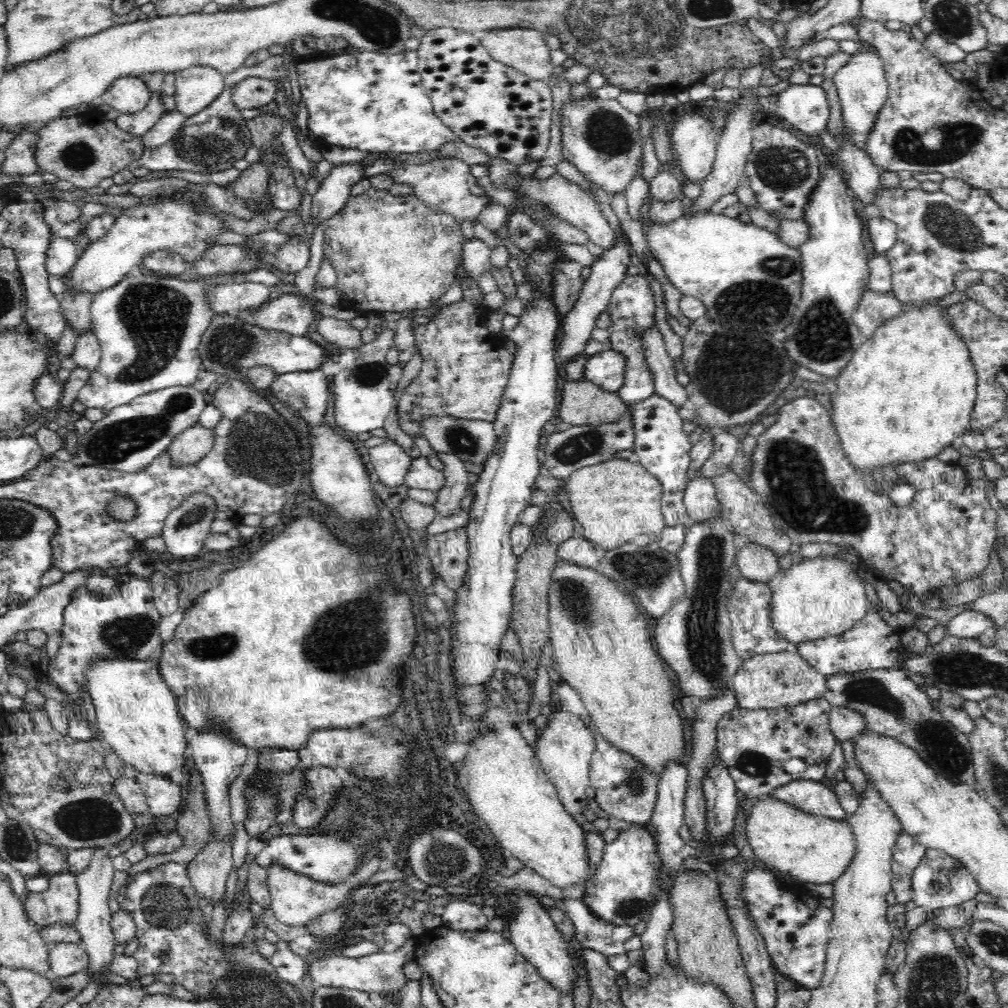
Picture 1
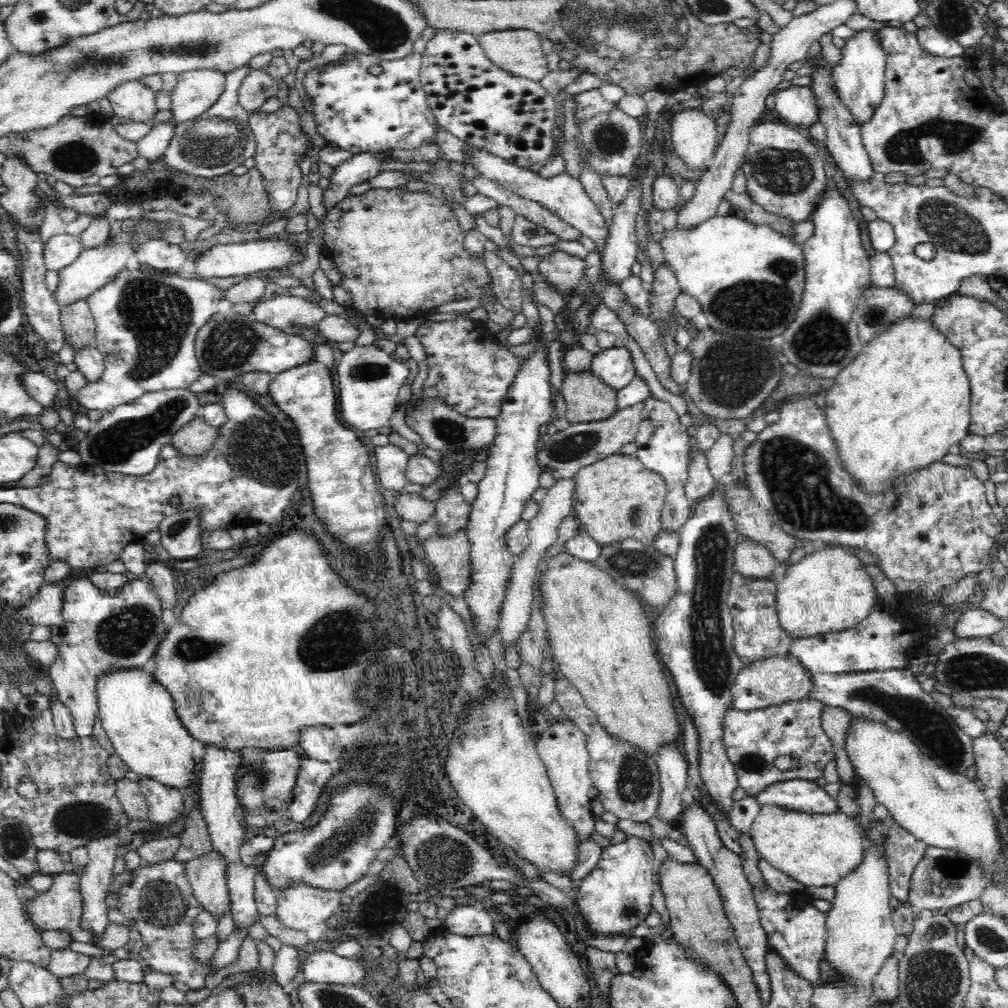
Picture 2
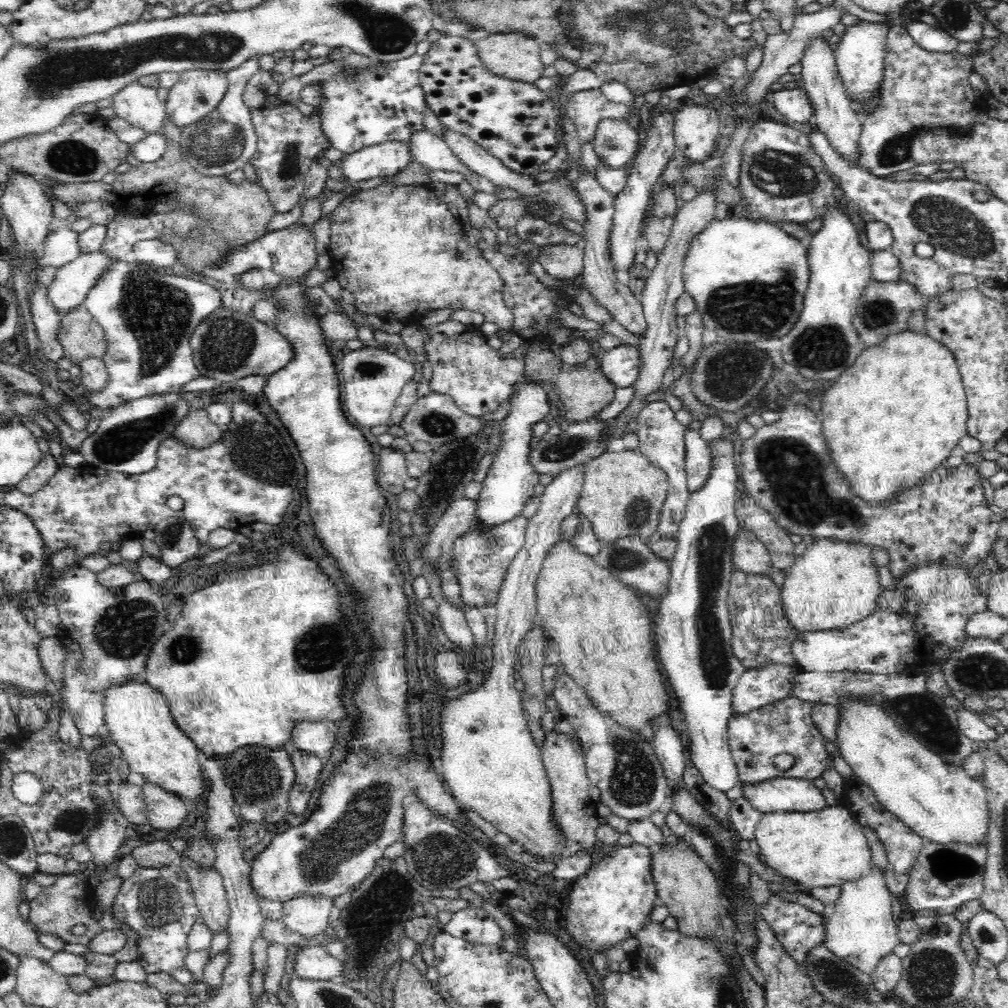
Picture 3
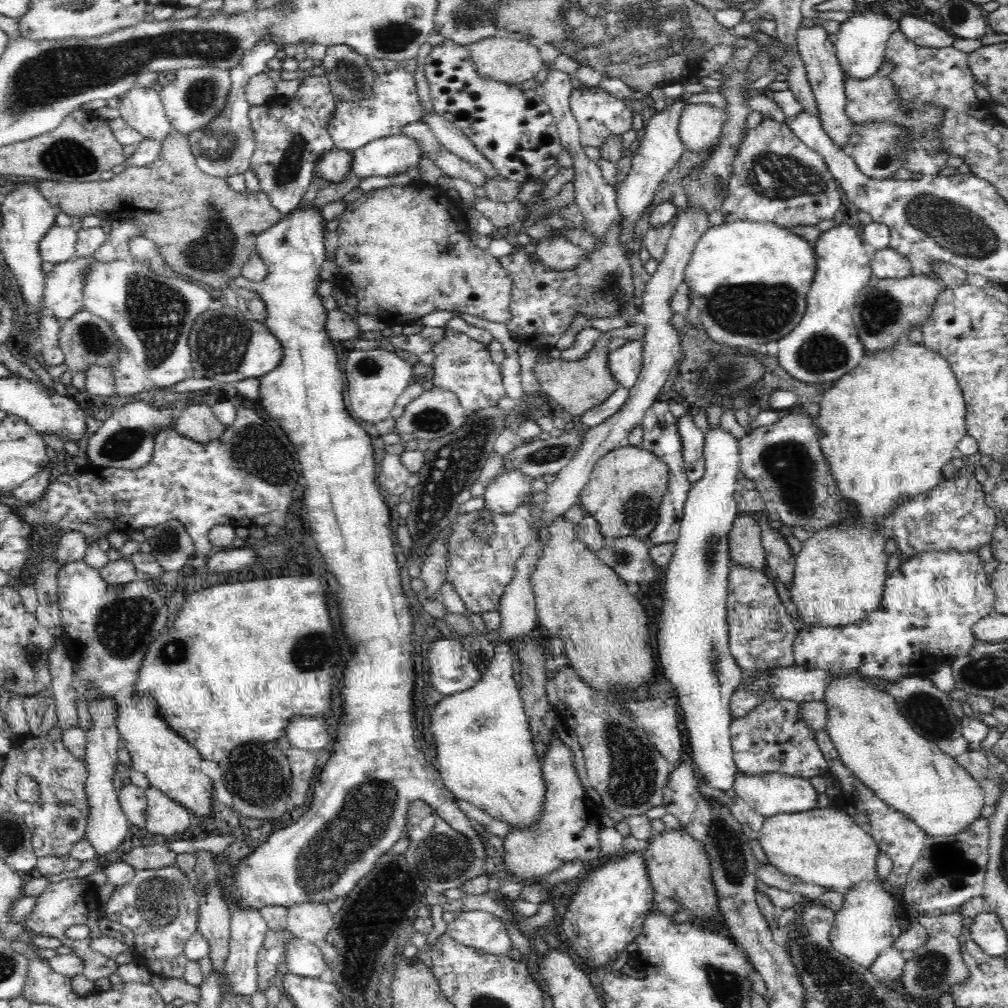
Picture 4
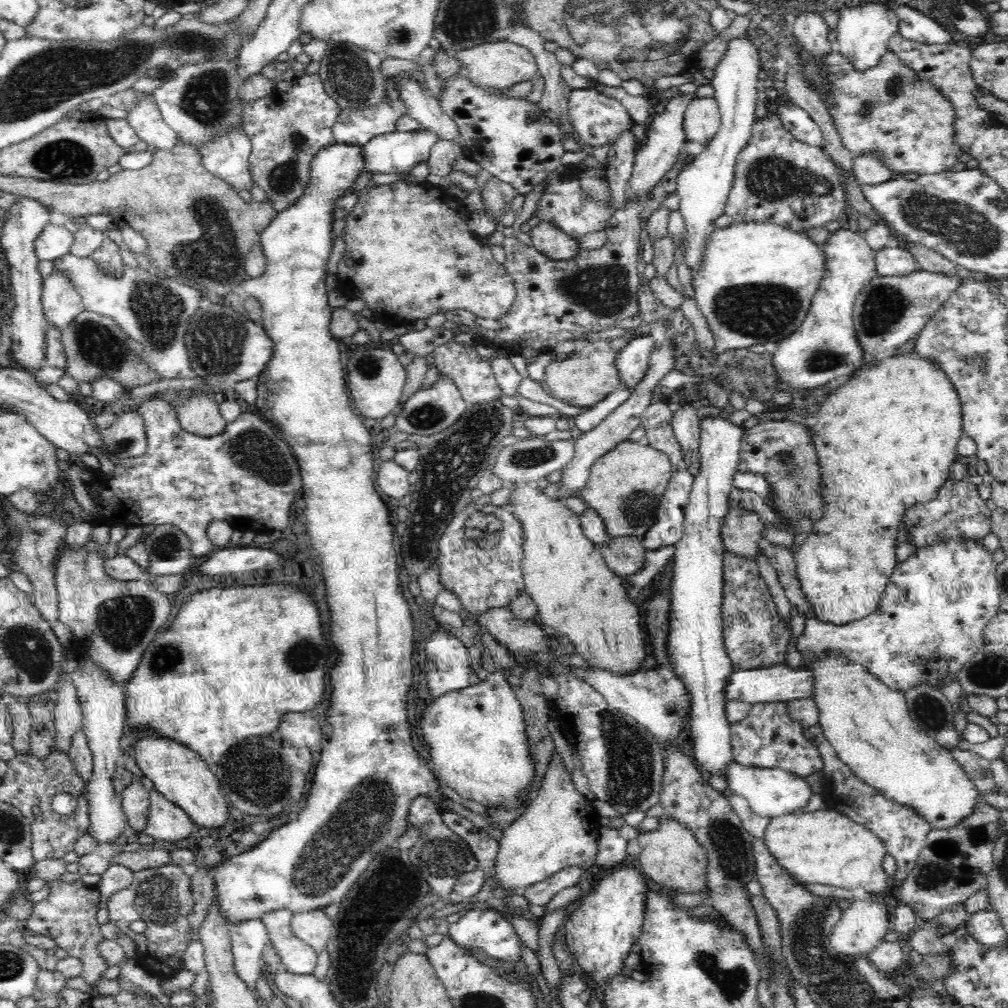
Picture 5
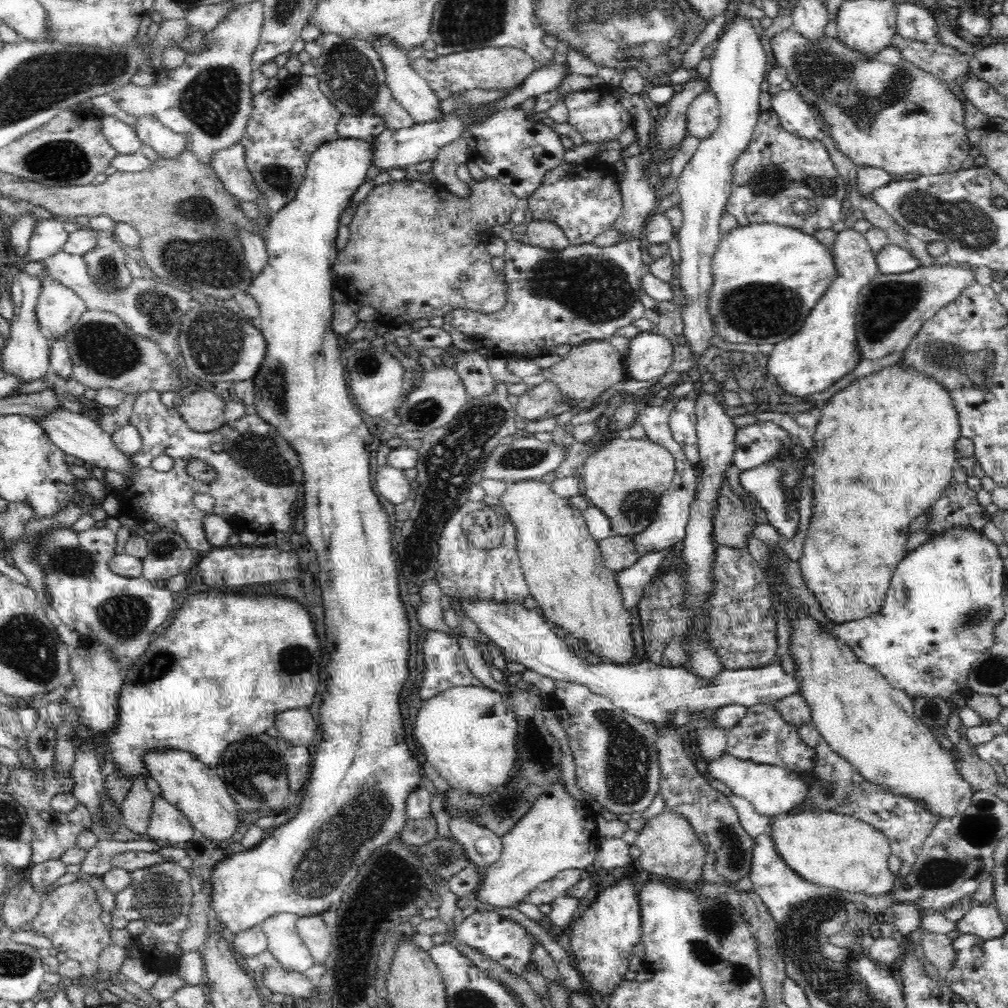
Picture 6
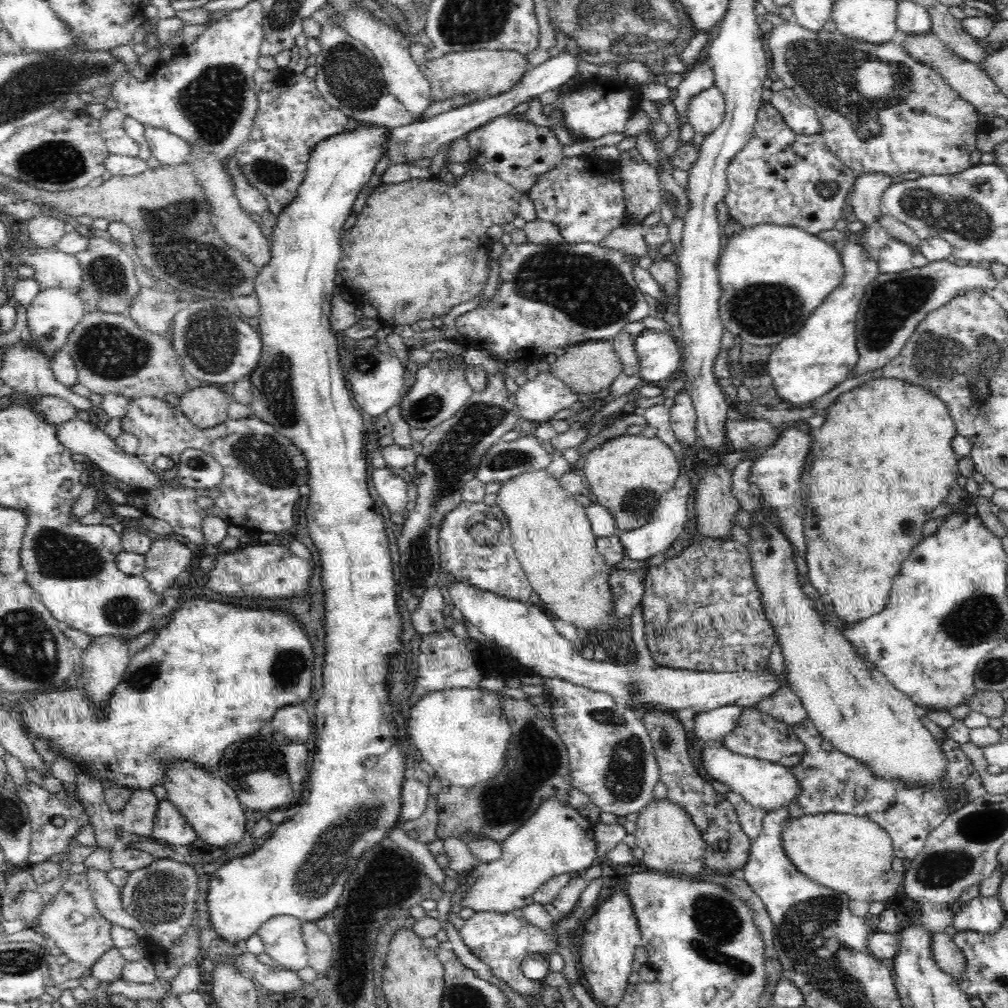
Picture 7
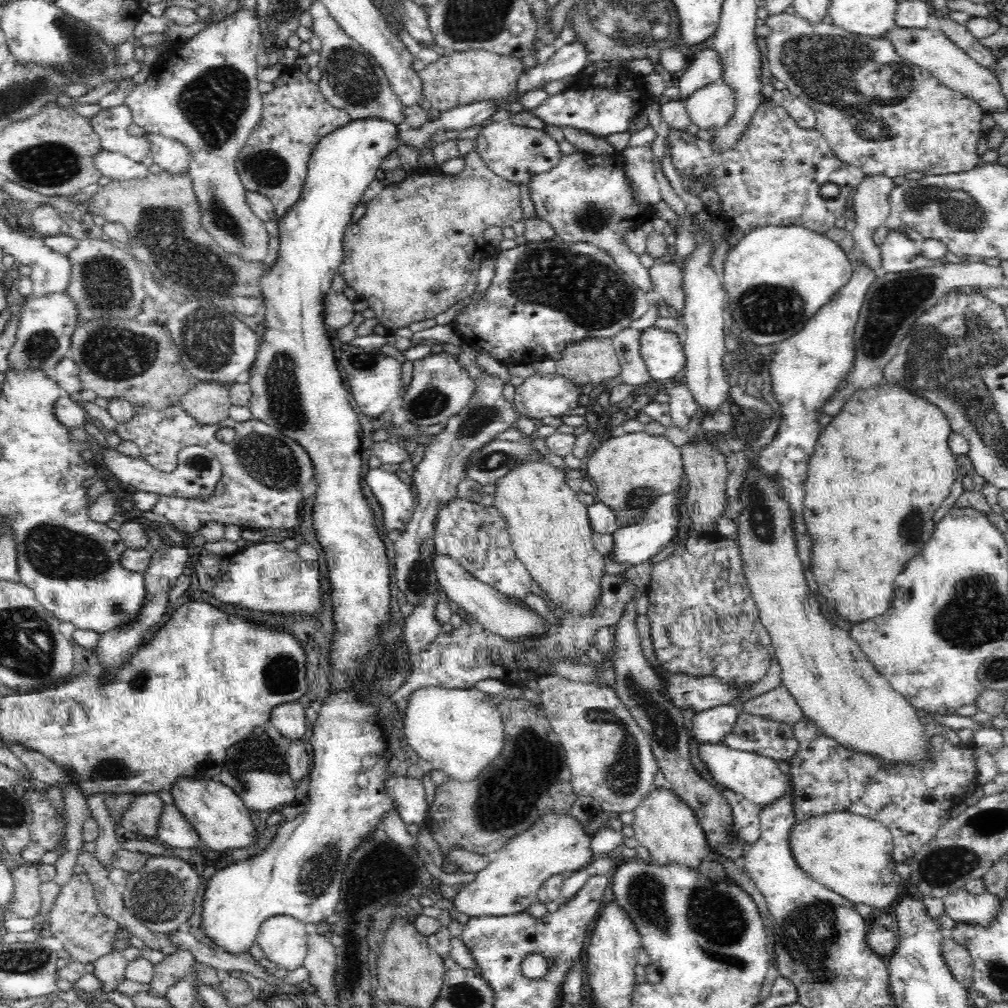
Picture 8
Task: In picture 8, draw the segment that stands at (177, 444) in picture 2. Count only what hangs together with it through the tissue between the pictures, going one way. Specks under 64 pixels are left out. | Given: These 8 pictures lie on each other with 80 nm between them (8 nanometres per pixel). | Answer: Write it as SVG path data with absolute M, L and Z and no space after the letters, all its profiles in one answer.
M194 381L194 388L181 399L181 408L202 425L218 424L229 417L229 389L221 383Z

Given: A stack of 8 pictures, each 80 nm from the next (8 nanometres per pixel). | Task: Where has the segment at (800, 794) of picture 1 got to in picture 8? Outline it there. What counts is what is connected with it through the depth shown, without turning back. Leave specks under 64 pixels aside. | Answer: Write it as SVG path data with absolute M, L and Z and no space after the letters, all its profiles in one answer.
M700 743L700 760L706 765L714 780L726 789L744 796L760 808L769 807L774 801L790 792L791 777L776 761L754 752L734 751L724 743Z

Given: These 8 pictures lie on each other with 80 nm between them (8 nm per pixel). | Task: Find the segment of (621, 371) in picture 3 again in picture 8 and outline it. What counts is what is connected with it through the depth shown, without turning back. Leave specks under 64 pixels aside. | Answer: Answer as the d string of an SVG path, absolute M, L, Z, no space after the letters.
M654 326L642 332L640 352L648 367L650 380L674 378L686 364L684 344L677 334Z

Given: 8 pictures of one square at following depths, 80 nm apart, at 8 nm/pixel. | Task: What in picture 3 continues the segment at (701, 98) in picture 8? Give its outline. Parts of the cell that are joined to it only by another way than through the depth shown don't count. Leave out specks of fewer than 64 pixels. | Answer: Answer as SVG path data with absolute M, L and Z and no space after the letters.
M688 100L676 105L674 136L678 153L684 154L689 160L701 162L712 154L718 134L720 134L720 116L715 109L708 107L708 105L692 104Z

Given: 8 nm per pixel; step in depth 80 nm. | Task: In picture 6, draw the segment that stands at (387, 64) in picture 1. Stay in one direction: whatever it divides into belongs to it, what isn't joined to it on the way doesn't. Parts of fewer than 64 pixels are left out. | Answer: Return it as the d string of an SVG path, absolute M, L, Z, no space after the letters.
M344 114L338 122L338 137L343 139L372 140L387 129L384 119L379 114Z

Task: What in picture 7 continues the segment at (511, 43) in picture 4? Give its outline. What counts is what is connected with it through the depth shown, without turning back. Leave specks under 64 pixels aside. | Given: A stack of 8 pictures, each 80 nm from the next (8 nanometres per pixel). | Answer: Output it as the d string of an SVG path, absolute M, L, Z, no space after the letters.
M514 49L465 50L436 54L434 59L427 59L419 66L420 73L428 79L431 86L433 102L444 102L448 98L466 94L489 97L508 92L531 68L525 54Z

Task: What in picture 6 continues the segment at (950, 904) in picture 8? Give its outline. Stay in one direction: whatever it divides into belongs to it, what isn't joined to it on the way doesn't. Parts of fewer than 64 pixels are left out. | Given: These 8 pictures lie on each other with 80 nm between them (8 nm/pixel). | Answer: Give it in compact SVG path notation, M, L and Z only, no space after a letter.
M974 901L970 905L970 910L956 923L956 929L960 932L975 934L984 941L998 939L1007 929L994 902L980 905Z

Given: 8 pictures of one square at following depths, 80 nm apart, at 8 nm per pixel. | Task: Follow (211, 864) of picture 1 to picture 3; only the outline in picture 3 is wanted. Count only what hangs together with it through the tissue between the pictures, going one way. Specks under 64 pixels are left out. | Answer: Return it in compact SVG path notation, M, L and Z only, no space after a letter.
M181 856L178 863L188 876L206 928L212 934L228 930L230 907L221 873L214 866L203 868L186 856Z

